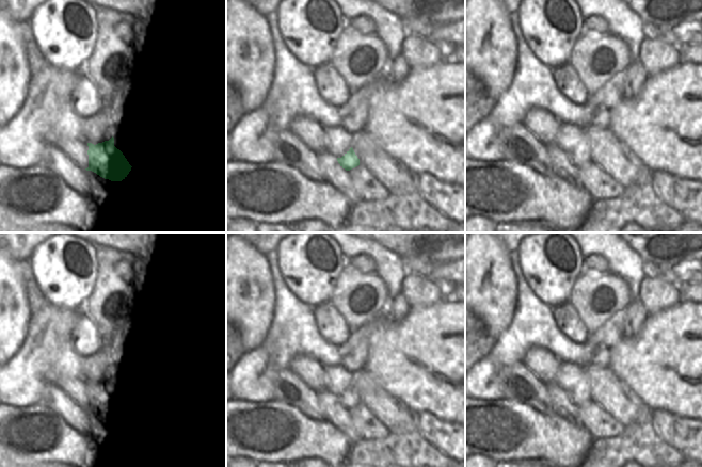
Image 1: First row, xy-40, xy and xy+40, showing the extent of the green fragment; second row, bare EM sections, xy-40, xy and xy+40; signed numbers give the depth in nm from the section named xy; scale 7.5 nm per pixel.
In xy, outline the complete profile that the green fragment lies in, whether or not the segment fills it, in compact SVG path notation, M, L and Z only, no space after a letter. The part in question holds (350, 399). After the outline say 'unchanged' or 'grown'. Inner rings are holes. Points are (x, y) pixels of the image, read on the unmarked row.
M340 365L323 367L323 387L334 394L346 409L360 404L360 398L351 386L351 373Z; grown

